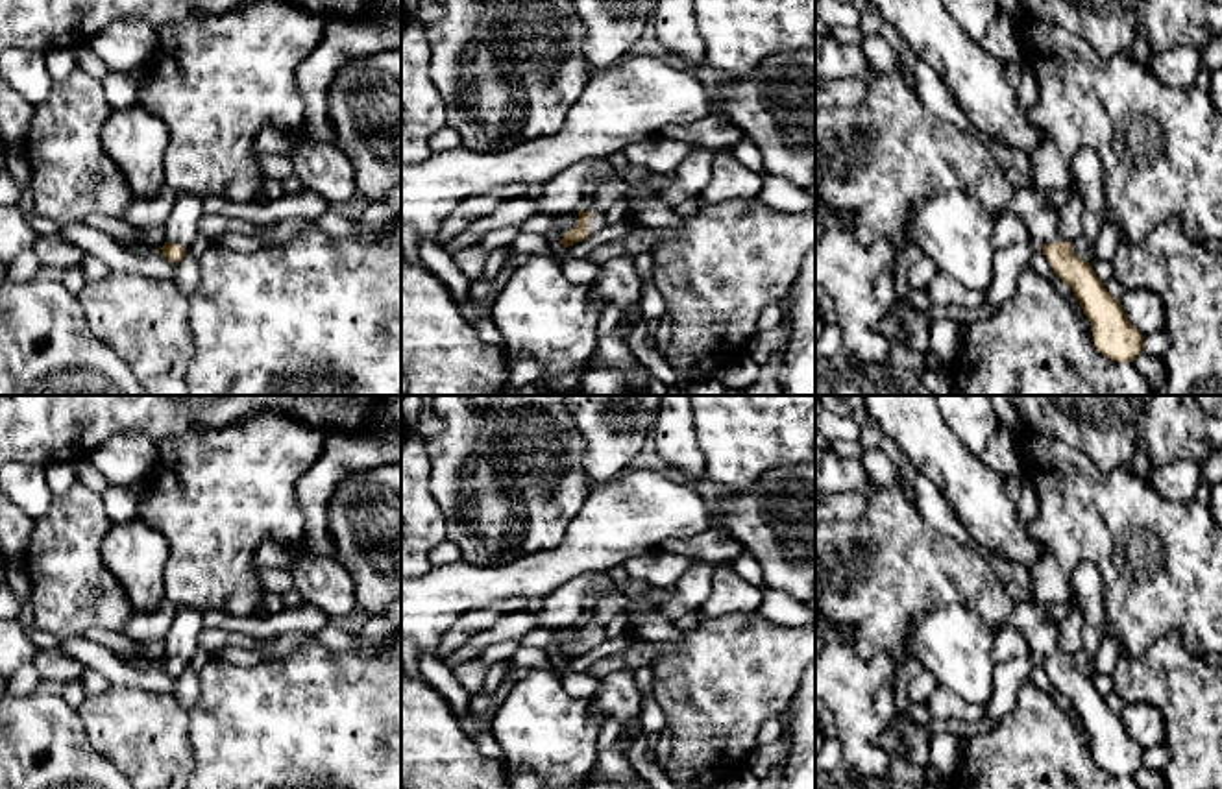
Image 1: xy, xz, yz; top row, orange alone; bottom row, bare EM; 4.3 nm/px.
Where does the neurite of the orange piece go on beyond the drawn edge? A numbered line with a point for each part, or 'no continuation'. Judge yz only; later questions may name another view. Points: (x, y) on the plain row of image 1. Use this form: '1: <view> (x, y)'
1: yz (1028, 618)

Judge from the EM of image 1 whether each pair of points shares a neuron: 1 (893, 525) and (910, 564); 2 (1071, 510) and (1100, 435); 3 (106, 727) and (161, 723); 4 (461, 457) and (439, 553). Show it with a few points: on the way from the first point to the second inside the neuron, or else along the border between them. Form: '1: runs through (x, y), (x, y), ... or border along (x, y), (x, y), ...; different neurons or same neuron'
1: runs through (893, 534), (893, 547), (901, 555); same neuron
2: border along (1052, 438), (1076, 448), (1106, 473), (1126, 470); different neurons
3: runs through (119, 727), (148, 727); same neuron
4: border along (446, 538), (459, 549), (463, 558); different neurons

